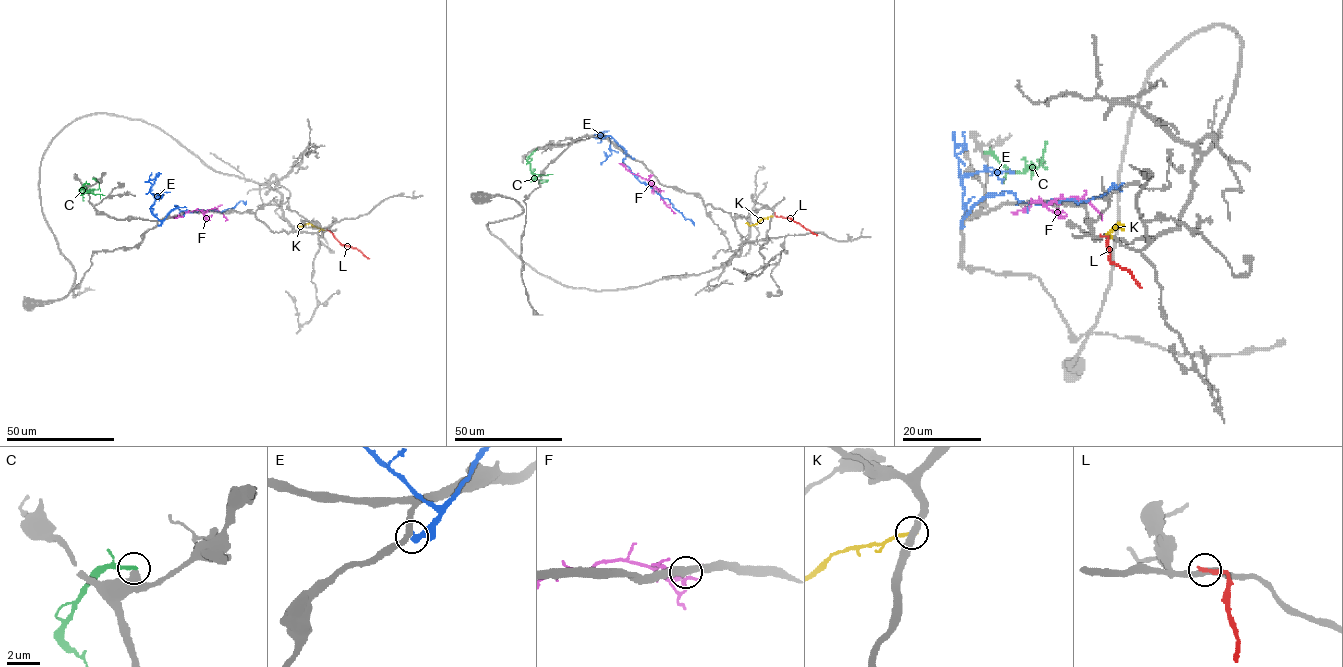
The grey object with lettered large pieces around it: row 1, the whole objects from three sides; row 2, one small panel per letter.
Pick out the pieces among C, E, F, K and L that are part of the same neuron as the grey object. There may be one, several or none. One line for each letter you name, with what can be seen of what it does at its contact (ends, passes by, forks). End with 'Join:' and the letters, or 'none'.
Join: none

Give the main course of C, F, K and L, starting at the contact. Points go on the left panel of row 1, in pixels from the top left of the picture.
C: (89, 183), (80, 191), (82, 195), (99, 188), (99, 183), (93, 178)
F: (205, 212), (201, 211), (214, 208), (224, 215), (225, 221)
K: (324, 230), (310, 224), (297, 226)
L: (326, 230), (341, 244), (356, 248), (369, 258)

